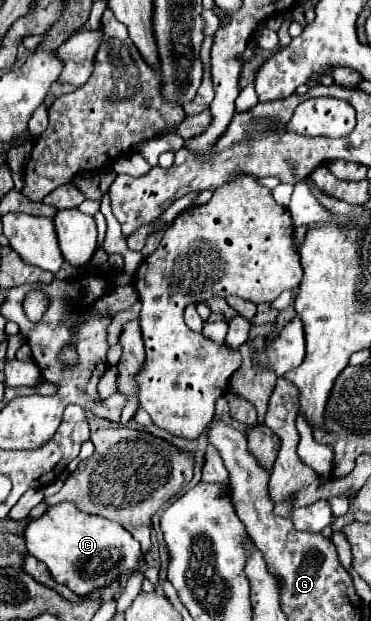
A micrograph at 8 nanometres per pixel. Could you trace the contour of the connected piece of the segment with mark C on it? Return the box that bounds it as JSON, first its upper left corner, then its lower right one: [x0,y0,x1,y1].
[23,503,143,597]

